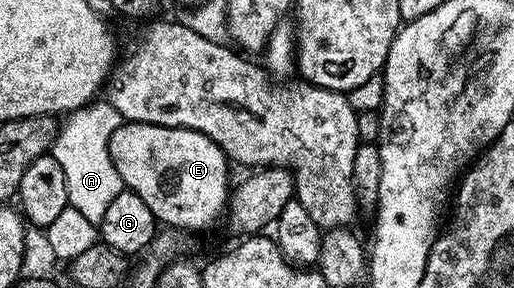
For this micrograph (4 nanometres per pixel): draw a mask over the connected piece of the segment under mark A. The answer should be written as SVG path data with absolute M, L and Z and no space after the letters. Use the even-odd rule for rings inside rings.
M95 101L79 111L71 111L65 116L54 138L52 154L60 166L64 168L64 178L68 181L68 201L71 207L80 209L88 221L101 224L108 205L120 197L124 190L120 173L112 161L110 138L124 120L122 114L108 101ZM66 119L66 123L65 123Z

